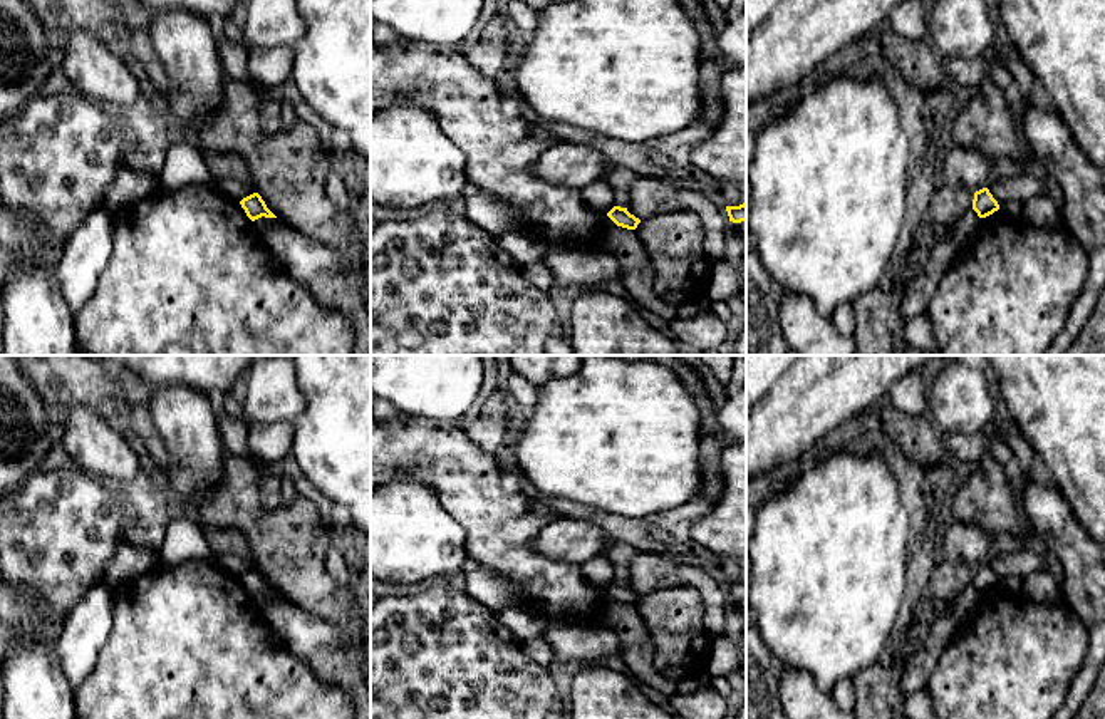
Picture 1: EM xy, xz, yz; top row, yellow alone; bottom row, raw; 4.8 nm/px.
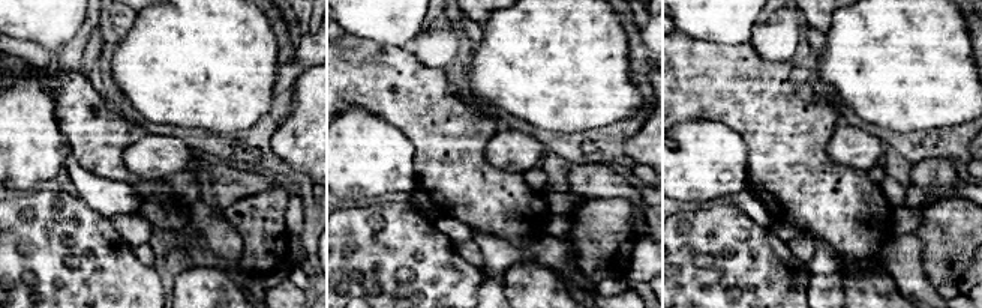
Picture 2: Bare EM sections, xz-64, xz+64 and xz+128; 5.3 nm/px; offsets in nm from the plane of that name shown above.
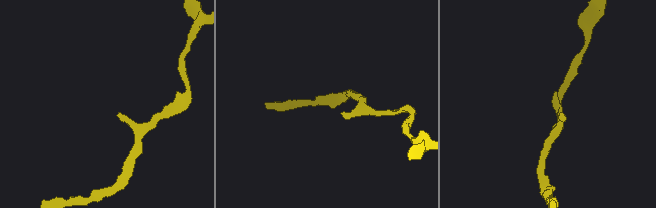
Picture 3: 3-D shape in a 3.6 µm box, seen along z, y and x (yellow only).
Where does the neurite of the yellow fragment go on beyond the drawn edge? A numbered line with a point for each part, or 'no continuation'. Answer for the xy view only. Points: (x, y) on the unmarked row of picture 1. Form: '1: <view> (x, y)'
no continuation

